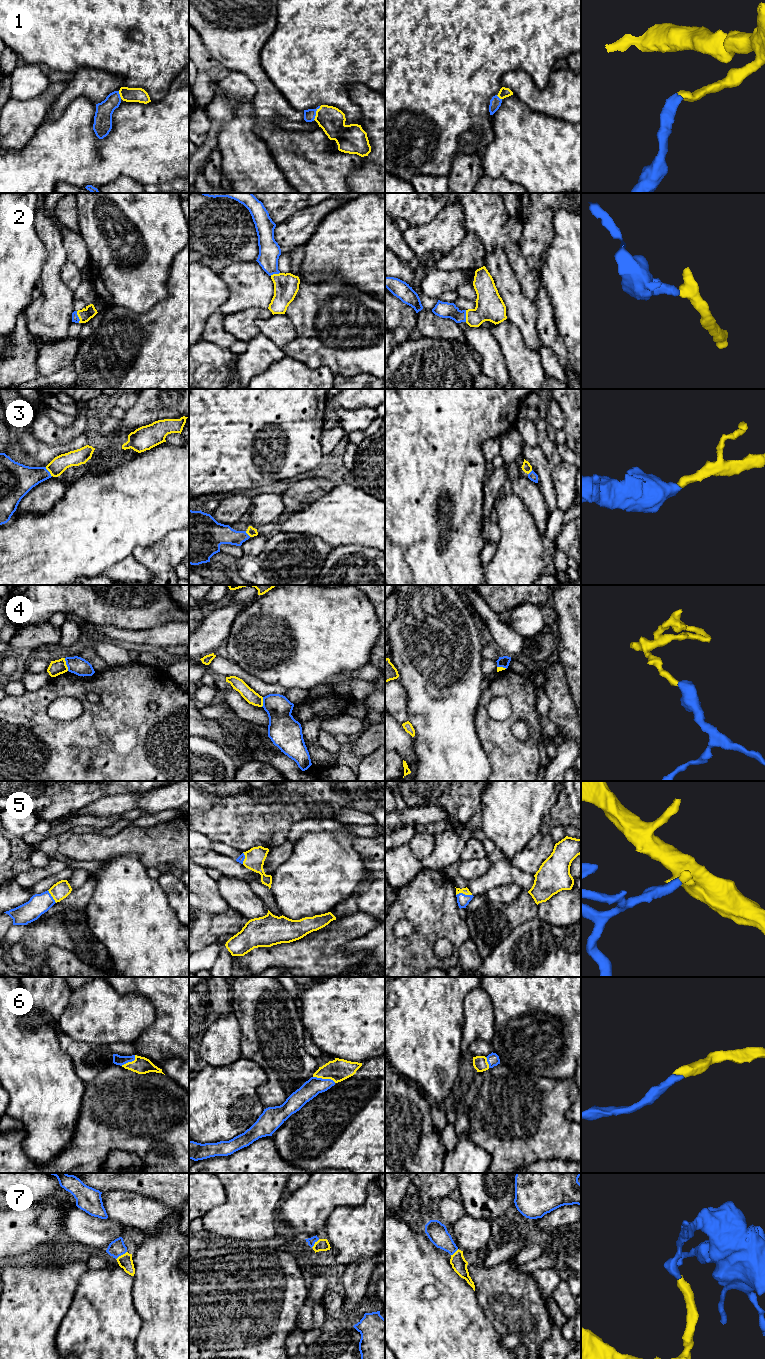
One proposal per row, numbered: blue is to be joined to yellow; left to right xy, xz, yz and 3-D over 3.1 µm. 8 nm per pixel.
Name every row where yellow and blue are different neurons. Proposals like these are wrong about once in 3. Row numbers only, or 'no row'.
4

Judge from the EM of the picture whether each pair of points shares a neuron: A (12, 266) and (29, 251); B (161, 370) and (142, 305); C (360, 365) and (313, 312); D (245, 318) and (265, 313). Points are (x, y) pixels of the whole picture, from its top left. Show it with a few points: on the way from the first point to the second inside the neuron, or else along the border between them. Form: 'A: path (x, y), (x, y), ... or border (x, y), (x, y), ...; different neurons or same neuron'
A: path (16, 262), (25, 253); same neuron
B: border (163, 299), (141, 313), (135, 313), (122, 306); different neurons
C: path (347, 352), (322, 325); same neuron
D: path (250, 315), (260, 313); same neuron

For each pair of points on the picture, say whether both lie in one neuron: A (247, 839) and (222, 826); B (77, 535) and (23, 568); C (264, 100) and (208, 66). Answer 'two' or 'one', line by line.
A: one
B: one
C: two

